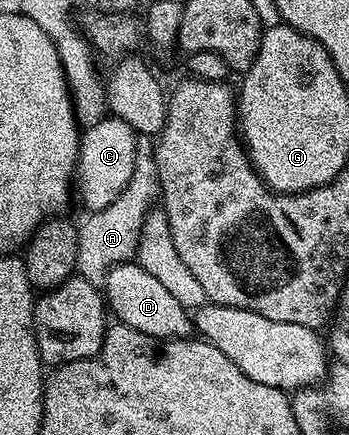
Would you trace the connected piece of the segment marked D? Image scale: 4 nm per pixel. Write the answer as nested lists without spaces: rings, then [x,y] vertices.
[[[138,262],[114,264],[105,275],[103,295],[112,319],[118,324],[131,326],[131,330],[139,330],[139,334],[147,334],[156,340],[189,338],[194,335],[190,309],[181,306],[178,299],[170,295],[170,291],[154,275],[147,274]]]

